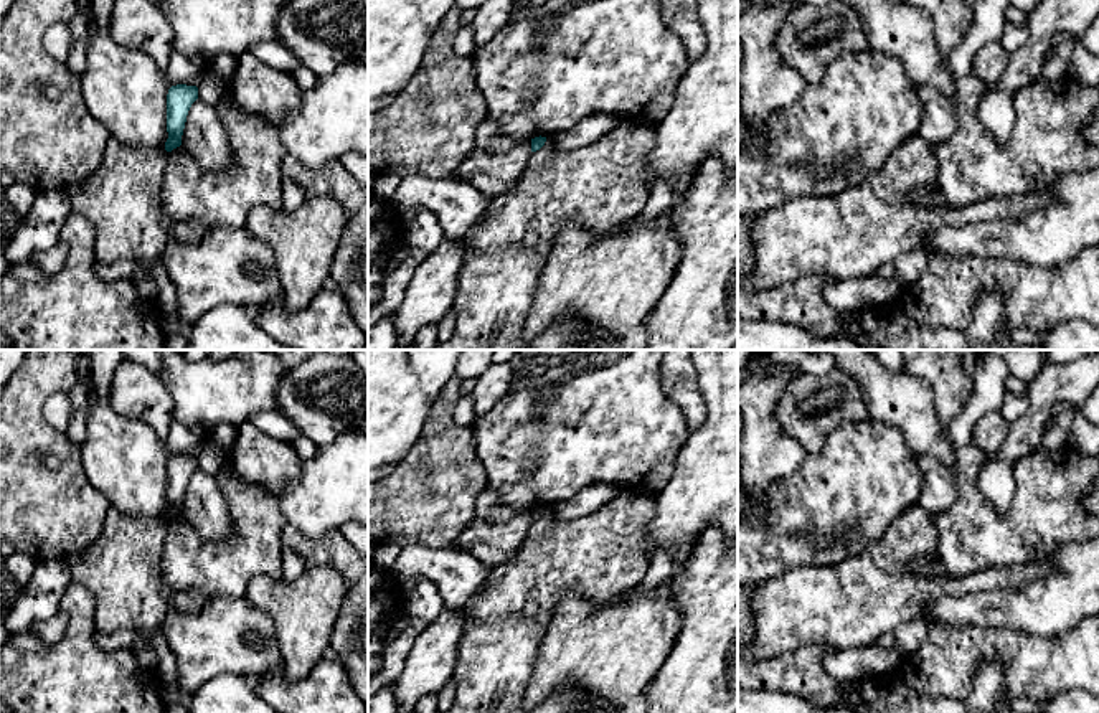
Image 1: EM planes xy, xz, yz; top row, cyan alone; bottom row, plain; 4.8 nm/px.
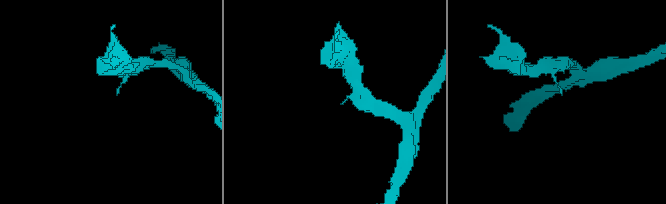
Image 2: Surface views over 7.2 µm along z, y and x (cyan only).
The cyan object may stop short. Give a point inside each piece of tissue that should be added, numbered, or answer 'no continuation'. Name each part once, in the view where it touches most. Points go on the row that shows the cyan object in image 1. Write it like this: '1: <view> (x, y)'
no continuation

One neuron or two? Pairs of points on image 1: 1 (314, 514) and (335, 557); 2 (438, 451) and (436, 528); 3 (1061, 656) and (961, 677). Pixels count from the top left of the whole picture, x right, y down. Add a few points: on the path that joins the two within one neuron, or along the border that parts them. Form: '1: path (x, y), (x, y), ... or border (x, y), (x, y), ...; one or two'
1: border (289, 524), (312, 537), (339, 530); two
2: path (438, 471), (436, 509); one
3: path (1035, 656), (1022, 656), (994, 642), (979, 651); one

